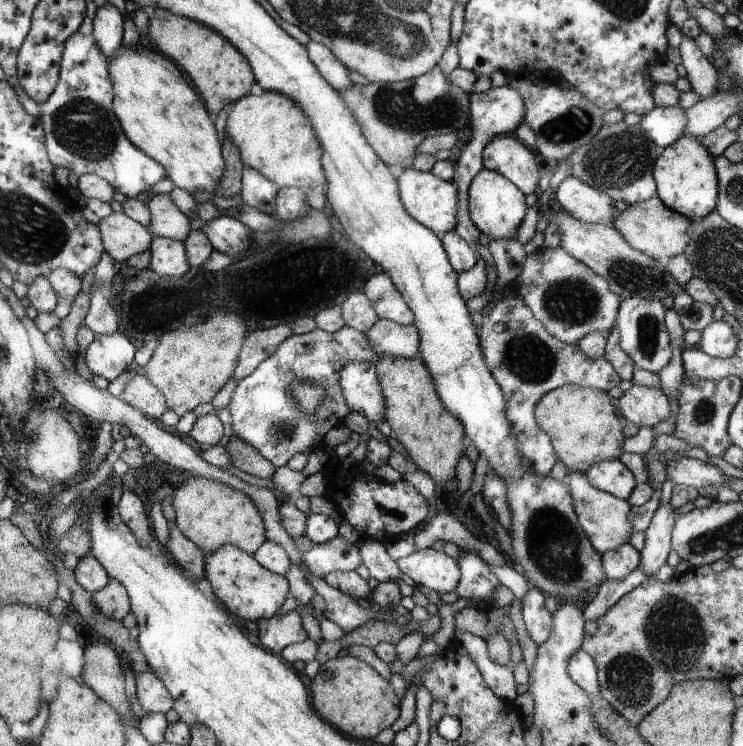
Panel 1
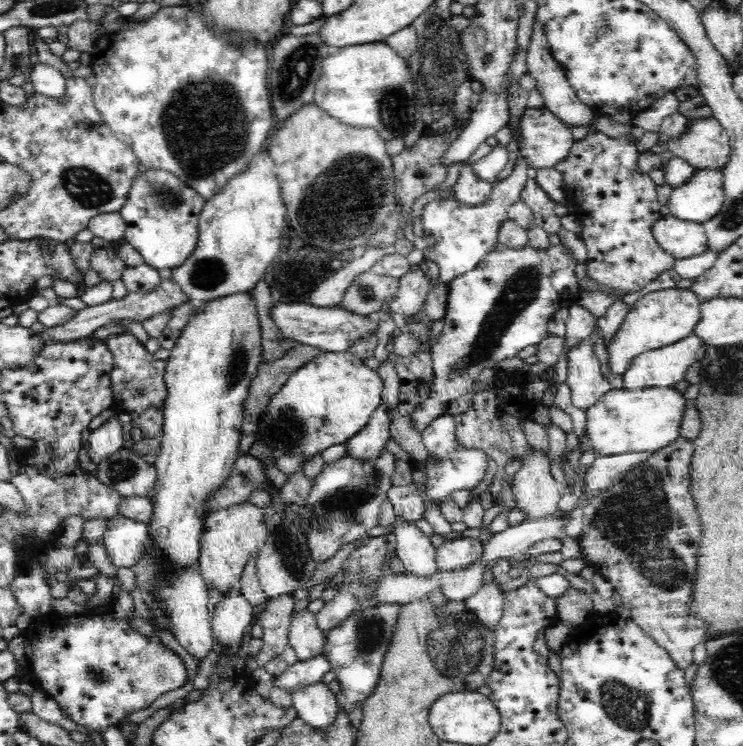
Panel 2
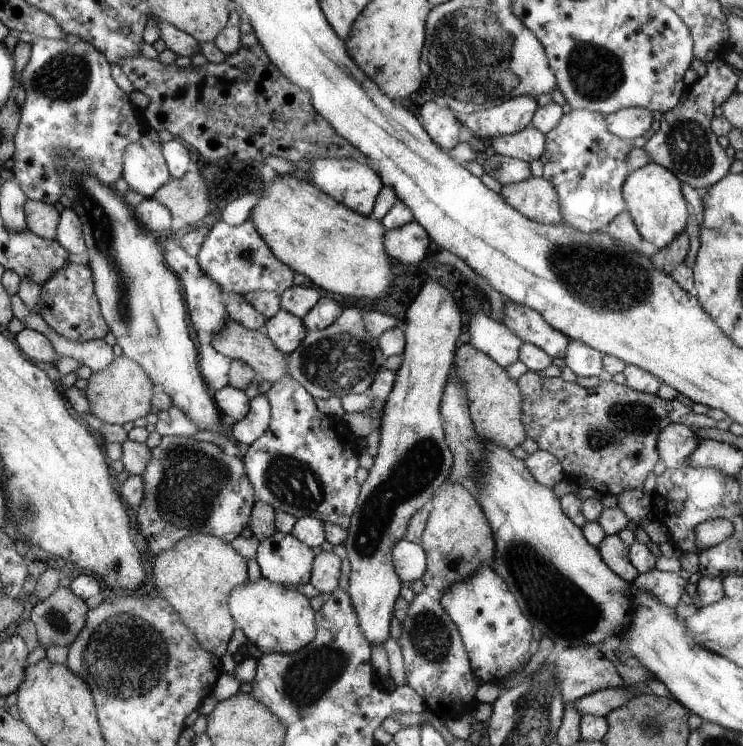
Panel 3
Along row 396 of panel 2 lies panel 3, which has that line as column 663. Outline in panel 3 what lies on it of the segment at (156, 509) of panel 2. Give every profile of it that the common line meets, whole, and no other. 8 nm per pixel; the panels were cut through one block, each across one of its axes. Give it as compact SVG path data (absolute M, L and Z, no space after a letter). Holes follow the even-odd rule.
M654 162L632 171L623 186L627 212L635 222L640 237L648 243L654 244L657 249L668 246L680 234L684 234L684 228L688 224L688 202L684 200L680 188L682 188L682 184L680 184L679 178L676 178L676 175L666 167Z

